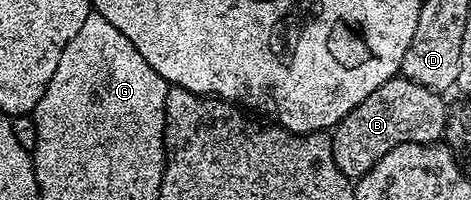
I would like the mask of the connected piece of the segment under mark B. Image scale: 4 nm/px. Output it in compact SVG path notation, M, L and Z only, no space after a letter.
M394 77L383 85L379 85L379 89L375 89L375 93L363 97L363 101L359 101L359 105L355 105L355 109L351 109L351 113L347 113L347 117L343 117L336 127L332 128L331 138L335 165L339 165L341 172L351 181L356 181L363 178L373 168L379 161L379 157L387 157L387 153L391 153L391 149L395 149L399 145L437 143L444 136L447 114L447 106L445 107L445 103L441 99L444 98L438 92L404 77Z

